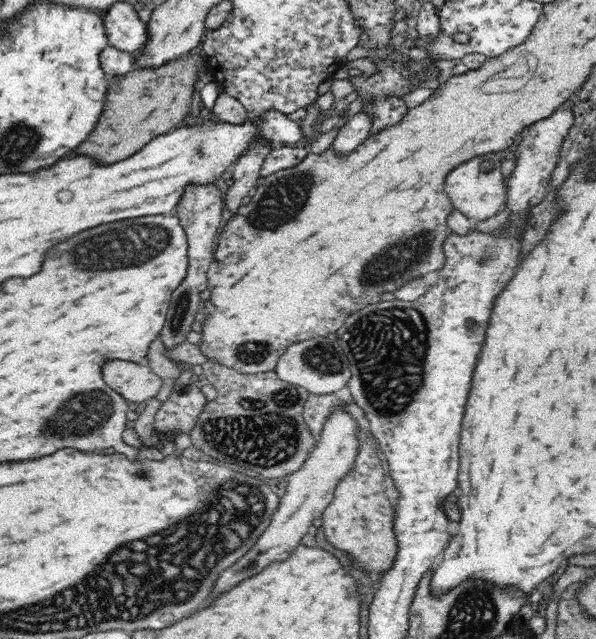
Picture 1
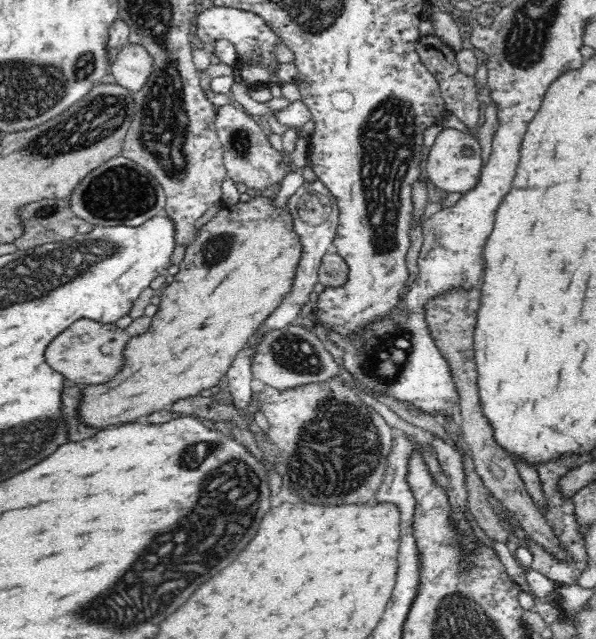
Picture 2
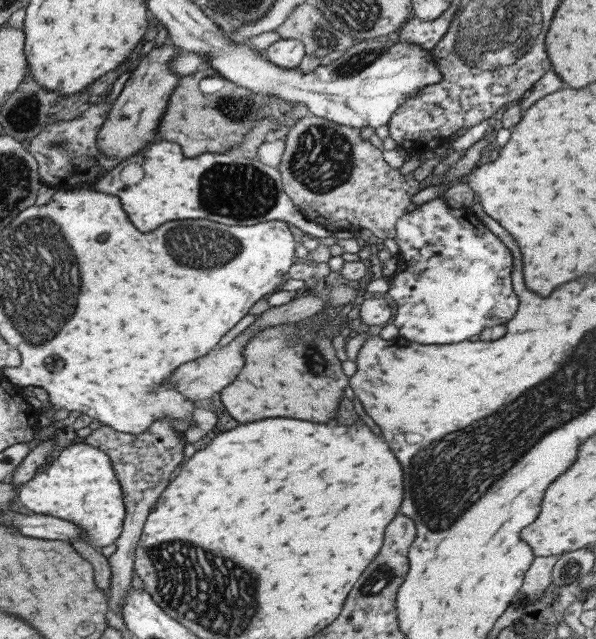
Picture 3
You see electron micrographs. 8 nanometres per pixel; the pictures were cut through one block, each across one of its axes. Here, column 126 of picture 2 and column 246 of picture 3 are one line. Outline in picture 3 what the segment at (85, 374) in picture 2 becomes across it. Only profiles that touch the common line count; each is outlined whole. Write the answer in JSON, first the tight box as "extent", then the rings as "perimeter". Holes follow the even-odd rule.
{"extent":[169,329,263,402],"perimeter":[[[260,329],[260,331],[248,331],[239,334],[238,338],[226,345],[226,347],[216,348],[210,354],[198,358],[198,360],[182,364],[176,372],[173,372],[174,376],[170,378],[169,382],[175,384],[177,391],[190,401],[196,402],[210,398],[212,395],[219,393],[223,388],[226,388],[229,385],[228,382],[232,382],[236,378],[236,374],[244,366],[244,358],[242,358],[244,345],[248,342],[250,336],[256,336],[256,334],[260,334],[263,330]]]}

